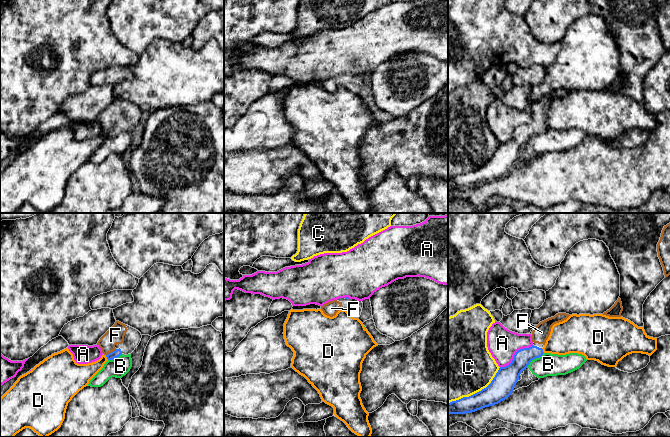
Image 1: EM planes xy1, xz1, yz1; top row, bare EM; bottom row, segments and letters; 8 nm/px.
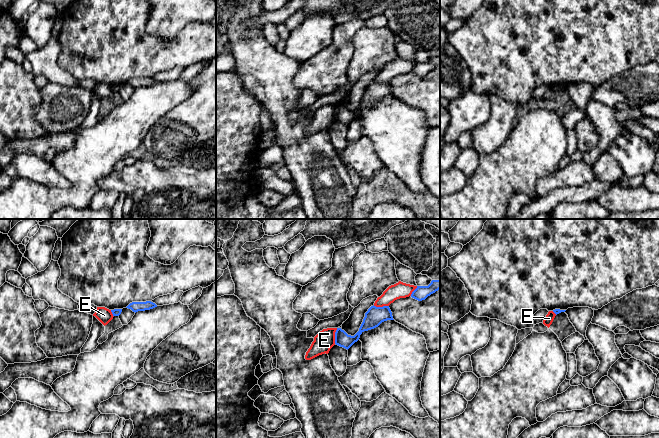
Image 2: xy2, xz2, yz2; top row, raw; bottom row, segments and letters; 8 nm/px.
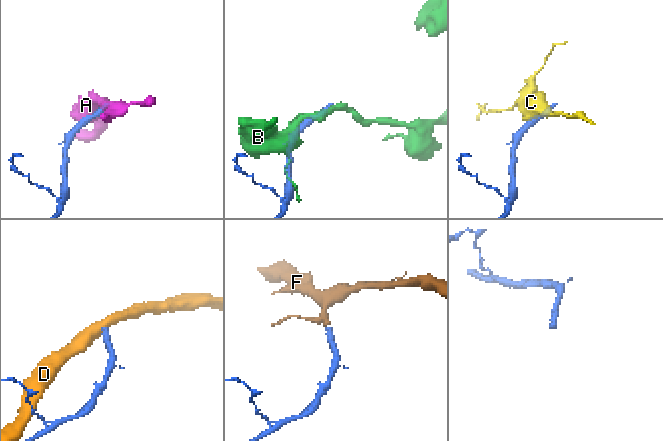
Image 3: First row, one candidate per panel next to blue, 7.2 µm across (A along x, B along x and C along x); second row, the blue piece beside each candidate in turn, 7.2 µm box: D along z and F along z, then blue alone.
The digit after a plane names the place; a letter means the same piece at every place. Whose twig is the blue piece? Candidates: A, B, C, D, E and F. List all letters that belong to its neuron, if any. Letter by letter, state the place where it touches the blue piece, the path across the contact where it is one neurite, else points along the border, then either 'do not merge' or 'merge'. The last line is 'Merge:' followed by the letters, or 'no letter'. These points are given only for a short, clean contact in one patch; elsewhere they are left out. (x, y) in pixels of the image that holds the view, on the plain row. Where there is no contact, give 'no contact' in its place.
A: contact yz1 (515, 130); border yz1 (532, 120), (526, 124), (520, 124), (508, 140), (500, 143); do not merge
B: contact yz1 (535, 134); border yz1 (543, 128), (527, 142); do not merge
C: contact yz1 (477, 168); do not merge
D: contact xy1 (106, 132); border xy1 (105, 131), (108, 135); do not merge
E: contact xz2 (335, 112); do not merge
F: contact xy1 (111, 128); way xy1 (117, 128), (111, 128), (111, 115), (115, 111); merge
Merge: F

